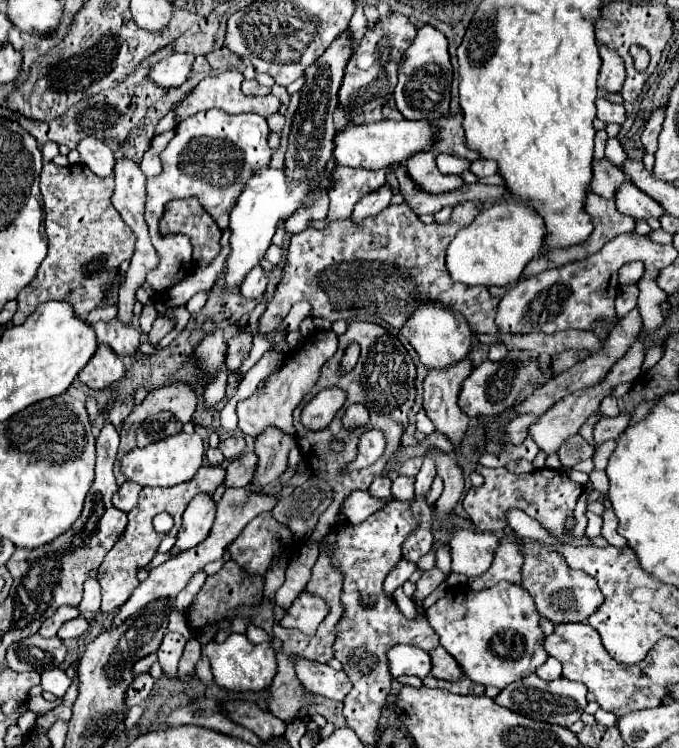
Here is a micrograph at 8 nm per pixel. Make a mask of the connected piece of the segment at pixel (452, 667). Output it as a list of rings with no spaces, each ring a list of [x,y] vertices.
[[[439,645],[433,651],[429,651],[431,661],[433,661],[433,669],[431,675],[437,679],[445,679],[445,681],[457,681],[461,679],[465,673],[461,671],[461,665],[455,663],[455,659]]]

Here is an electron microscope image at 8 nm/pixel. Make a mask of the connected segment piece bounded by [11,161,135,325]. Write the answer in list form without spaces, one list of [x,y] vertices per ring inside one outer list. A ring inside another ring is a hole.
[[[53,161],[43,163],[41,195],[45,201],[45,231],[49,251],[37,277],[17,297],[19,309],[13,325],[21,325],[39,303],[63,299],[75,305],[79,317],[87,317],[105,297],[105,287],[115,281],[119,265],[131,259],[135,235],[111,203],[113,179],[101,179],[83,163],[59,167]]]

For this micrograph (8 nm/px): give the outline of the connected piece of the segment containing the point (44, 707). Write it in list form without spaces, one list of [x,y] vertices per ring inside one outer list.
[[[41,695],[40,696],[31,696],[29,698],[29,710],[34,714],[43,713],[49,711],[56,706],[61,704],[61,699],[57,699],[54,702],[46,701]]]

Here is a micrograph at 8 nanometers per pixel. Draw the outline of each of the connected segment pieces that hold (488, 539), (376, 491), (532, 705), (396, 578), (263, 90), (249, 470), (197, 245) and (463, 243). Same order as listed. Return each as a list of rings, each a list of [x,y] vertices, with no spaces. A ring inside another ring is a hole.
[[[455,529],[449,537],[455,573],[463,573],[467,577],[483,575],[491,563],[495,549],[499,545],[499,537],[495,533],[477,533]]]
[[[377,477],[377,479],[371,483],[369,493],[371,493],[375,499],[381,499],[381,501],[393,501],[391,479],[389,479],[389,477]]]
[[[529,675],[525,679],[519,679],[517,683],[507,685],[505,689],[501,689],[501,693],[495,697],[495,701],[501,707],[507,707],[515,713],[521,713],[529,719],[535,721],[547,721],[547,723],[555,723],[555,725],[563,725],[563,727],[571,727],[575,721],[579,721],[585,705],[587,705],[587,687],[575,681],[569,681],[565,677],[559,677],[555,681],[543,681],[537,675]]]
[[[401,559],[401,561],[399,561],[395,566],[395,569],[387,575],[384,581],[383,586],[385,593],[387,593],[387,595],[391,595],[391,599],[393,599],[395,589],[397,589],[397,587],[401,587],[401,585],[409,579],[409,575],[411,575],[415,569],[417,569],[417,565],[415,565],[415,563]]]
[[[253,79],[253,81],[243,81],[243,93],[245,93],[245,95],[269,95],[271,89],[259,85],[259,83]]]
[[[247,451],[247,453],[235,457],[227,465],[225,487],[247,487],[253,479],[255,467],[257,467],[257,455],[253,451]]]
[[[197,199],[169,201],[159,227],[162,235],[187,235],[193,245],[193,261],[199,267],[207,267],[221,253],[221,229]]]
[[[497,203],[481,211],[475,221],[461,229],[447,249],[449,275],[465,285],[511,285],[523,267],[539,255],[545,241],[545,223],[539,213],[515,203]]]

